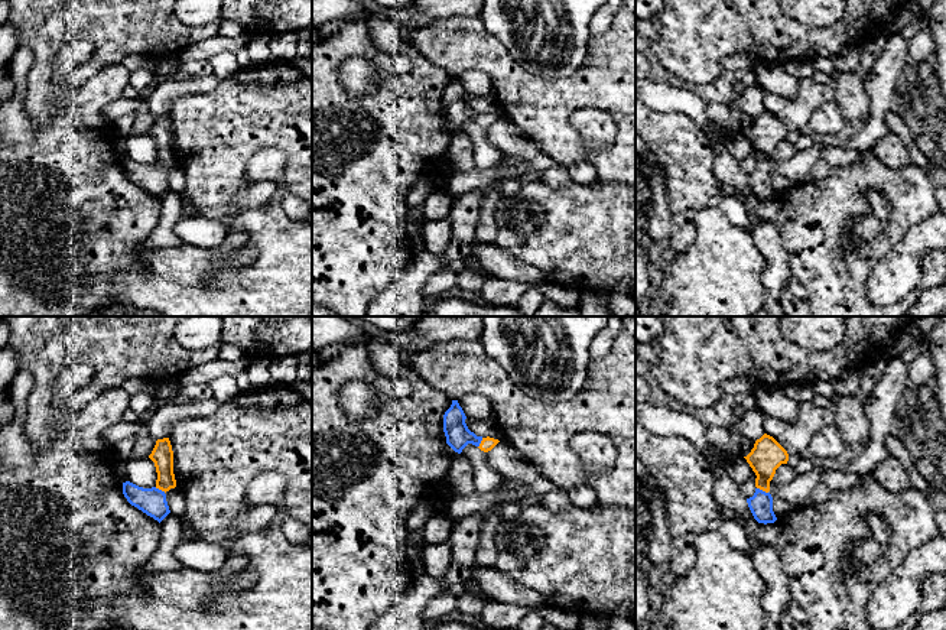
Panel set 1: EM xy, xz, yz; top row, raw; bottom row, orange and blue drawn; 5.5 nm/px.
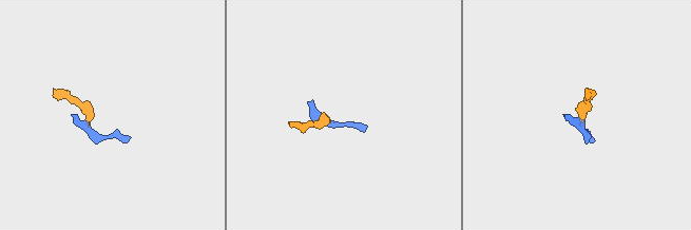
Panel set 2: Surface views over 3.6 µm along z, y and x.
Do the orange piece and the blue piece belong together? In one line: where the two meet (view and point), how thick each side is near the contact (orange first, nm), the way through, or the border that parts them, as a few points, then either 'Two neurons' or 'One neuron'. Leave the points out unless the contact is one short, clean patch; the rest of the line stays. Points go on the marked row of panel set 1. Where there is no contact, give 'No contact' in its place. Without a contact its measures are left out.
Touches orange at yz (763, 490). Thickness 180 nm (orange) against 130 nm. Path across: yz (767, 455), (764, 458), (763, 490), (760, 505). One neuron

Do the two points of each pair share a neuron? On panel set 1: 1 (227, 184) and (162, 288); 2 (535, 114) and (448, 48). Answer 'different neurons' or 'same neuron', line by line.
1: different neurons
2: same neuron

